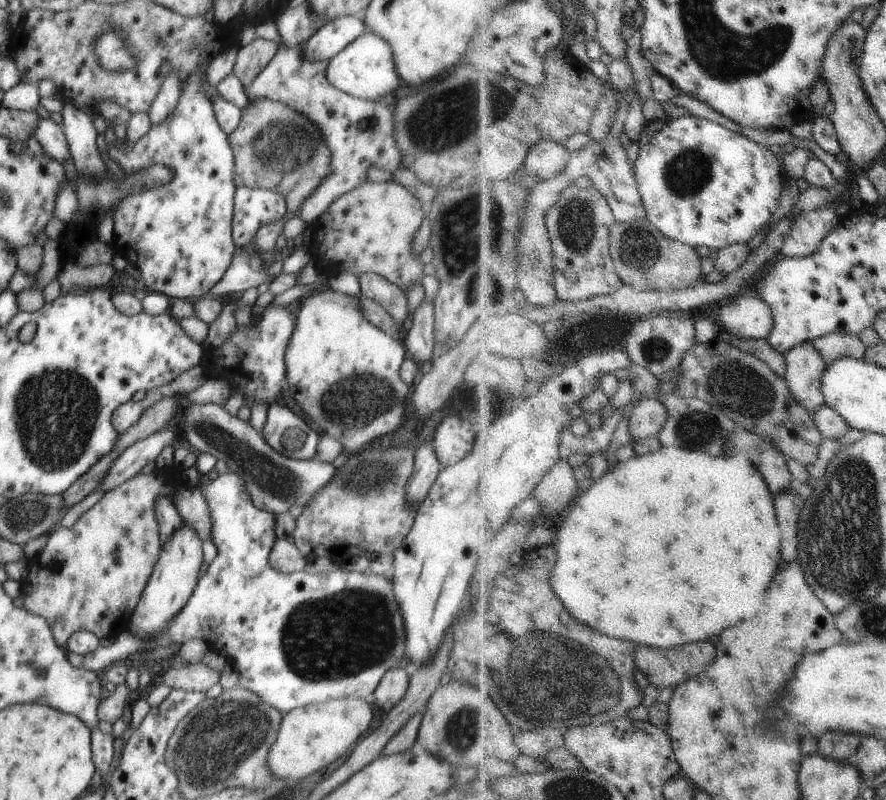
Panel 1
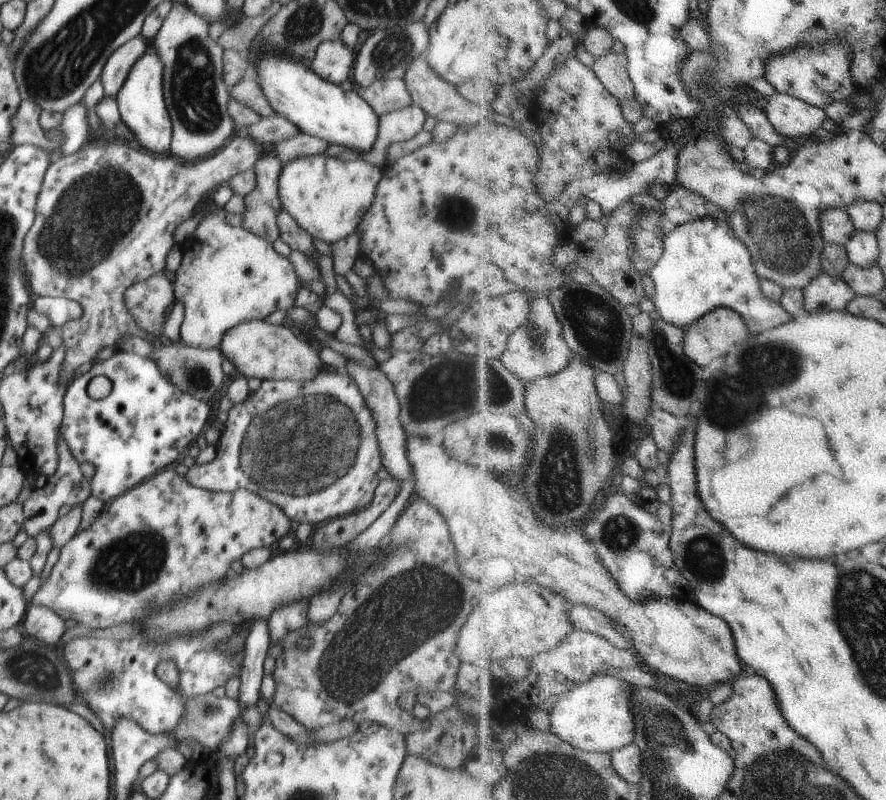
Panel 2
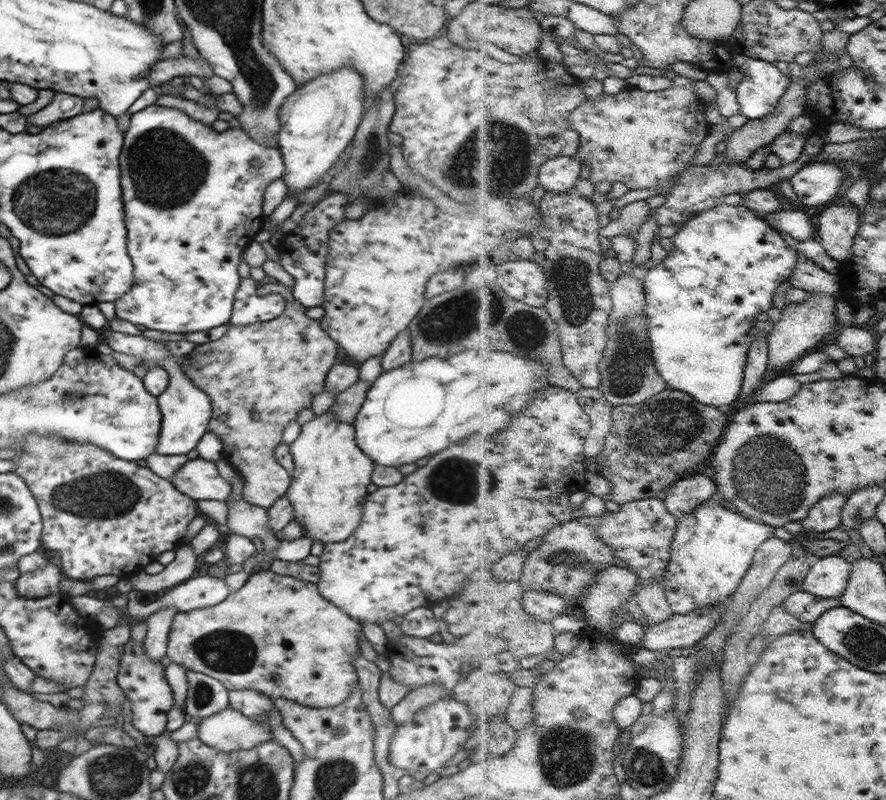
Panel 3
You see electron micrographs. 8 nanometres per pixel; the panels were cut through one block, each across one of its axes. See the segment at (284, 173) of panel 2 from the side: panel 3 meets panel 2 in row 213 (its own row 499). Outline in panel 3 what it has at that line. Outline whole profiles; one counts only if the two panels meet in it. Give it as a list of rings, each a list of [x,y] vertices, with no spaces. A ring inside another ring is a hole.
[[[332,410],[324,414],[316,414],[314,419],[301,427],[297,440],[289,445],[294,461],[291,473],[291,483],[285,492],[294,508],[294,520],[298,520],[304,528],[305,536],[313,542],[323,544],[342,543],[347,540],[362,520],[362,508],[366,502],[368,484],[374,472],[375,463],[358,448],[355,442],[355,429],[353,424],[338,422]]]

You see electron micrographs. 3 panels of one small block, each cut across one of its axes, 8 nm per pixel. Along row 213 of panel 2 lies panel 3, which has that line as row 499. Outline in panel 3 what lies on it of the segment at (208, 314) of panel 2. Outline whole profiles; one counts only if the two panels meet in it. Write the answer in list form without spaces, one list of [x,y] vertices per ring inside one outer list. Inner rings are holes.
[[[199,456],[188,460],[174,475],[171,483],[182,494],[195,501],[225,501],[231,494],[231,484],[220,476],[214,461]]]

